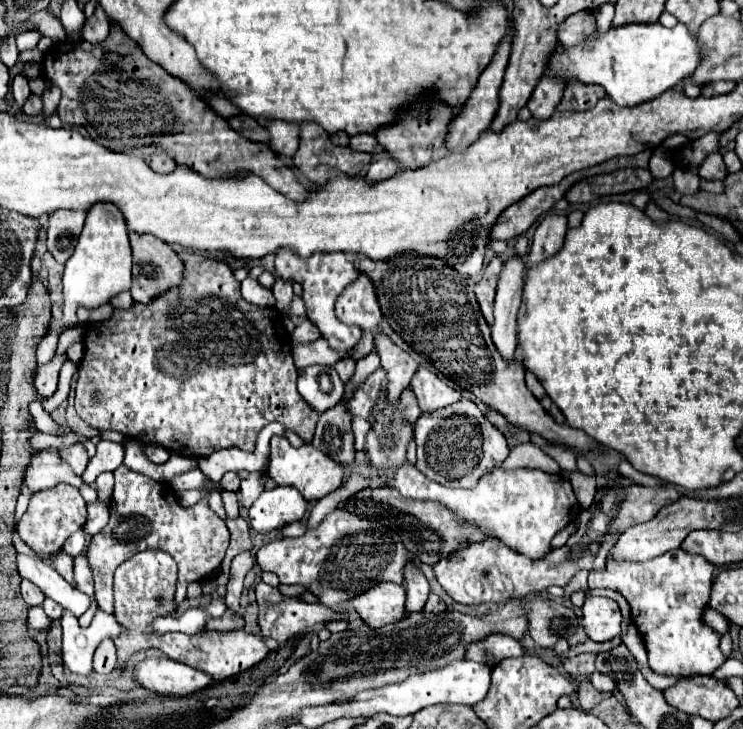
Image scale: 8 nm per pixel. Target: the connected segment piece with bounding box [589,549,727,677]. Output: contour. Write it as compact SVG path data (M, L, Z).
M673 549L673 551L667 551L665 555L659 555L643 563L607 559L607 565L603 571L589 573L589 589L605 587L605 589L619 591L621 587L621 595L631 605L631 621L637 625L637 629L643 635L647 655L649 655L649 665L655 673L675 675L675 677L713 675L715 669L719 669L719 665L727 657L719 649L721 635L701 621L701 611L707 607L707 597L709 597L707 591L711 591L711 571L713 571L713 565L703 555L691 555L683 549Z

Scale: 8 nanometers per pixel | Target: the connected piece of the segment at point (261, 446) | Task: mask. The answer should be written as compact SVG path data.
M269 423L265 431L259 433L259 441L253 453L245 453L239 449L223 449L219 453L213 453L207 459L199 461L201 471L211 477L211 481L217 485L217 489L221 489L221 477L227 471L265 471L265 463L267 463L267 447L273 435L283 435L285 427L279 423Z

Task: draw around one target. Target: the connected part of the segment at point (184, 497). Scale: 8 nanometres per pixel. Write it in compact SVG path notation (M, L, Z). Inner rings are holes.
M193 489L193 491L183 491L183 493L179 493L179 503L181 503L183 507L191 507L191 505L195 505L201 497L203 497L203 493L201 493L199 489Z

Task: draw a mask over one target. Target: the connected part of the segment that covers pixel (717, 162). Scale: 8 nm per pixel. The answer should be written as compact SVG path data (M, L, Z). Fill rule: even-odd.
M711 153L699 167L699 177L707 179L707 181L715 181L715 179L725 179L727 177L727 169L723 163L721 153Z

